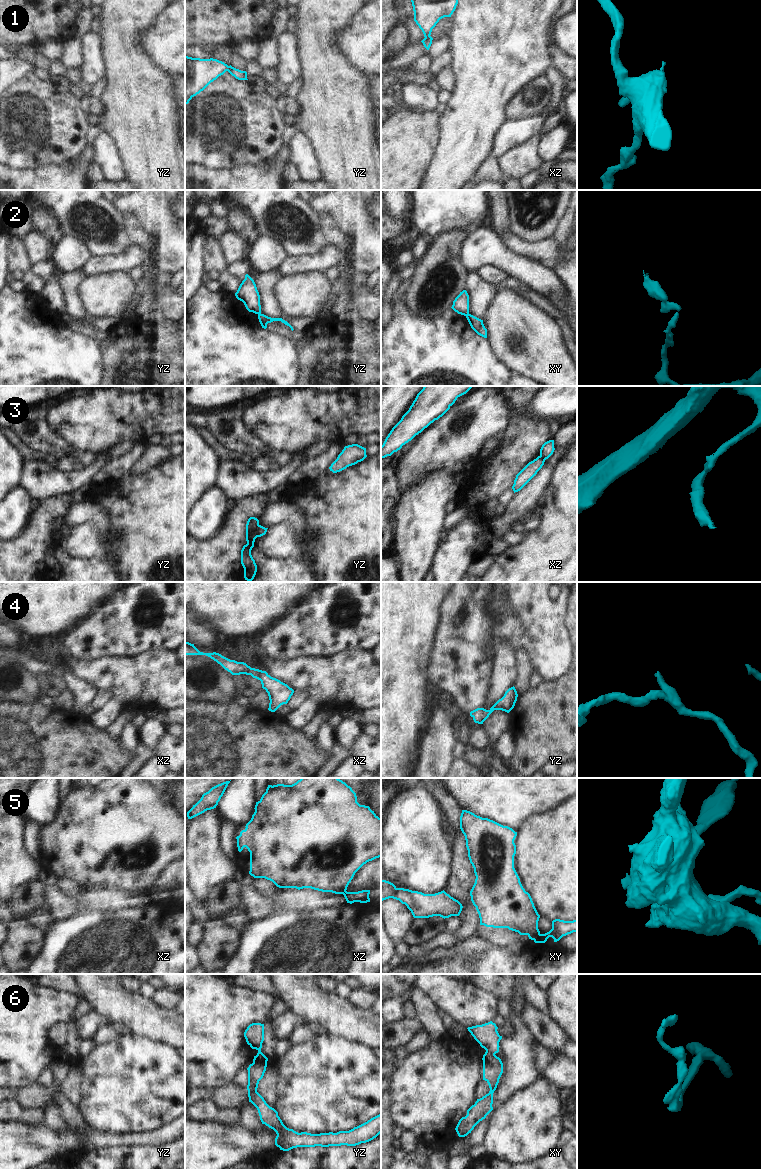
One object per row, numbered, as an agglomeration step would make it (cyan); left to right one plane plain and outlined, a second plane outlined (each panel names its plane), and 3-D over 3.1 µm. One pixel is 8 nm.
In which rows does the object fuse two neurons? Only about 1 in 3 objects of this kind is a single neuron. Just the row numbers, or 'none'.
2, 3, 5, 6

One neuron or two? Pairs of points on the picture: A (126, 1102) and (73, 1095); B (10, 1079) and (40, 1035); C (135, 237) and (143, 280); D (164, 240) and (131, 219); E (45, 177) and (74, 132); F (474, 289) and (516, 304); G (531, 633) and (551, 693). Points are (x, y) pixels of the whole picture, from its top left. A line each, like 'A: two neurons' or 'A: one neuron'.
A: two neurons
B: one neuron
C: one neuron
D: two neurons
E: two neurons
F: two neurons
G: two neurons

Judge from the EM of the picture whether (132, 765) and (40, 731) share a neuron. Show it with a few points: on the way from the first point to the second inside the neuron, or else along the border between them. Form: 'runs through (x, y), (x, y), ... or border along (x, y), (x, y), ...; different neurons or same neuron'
border along (133, 752), (130, 760), (124, 767); different neurons

